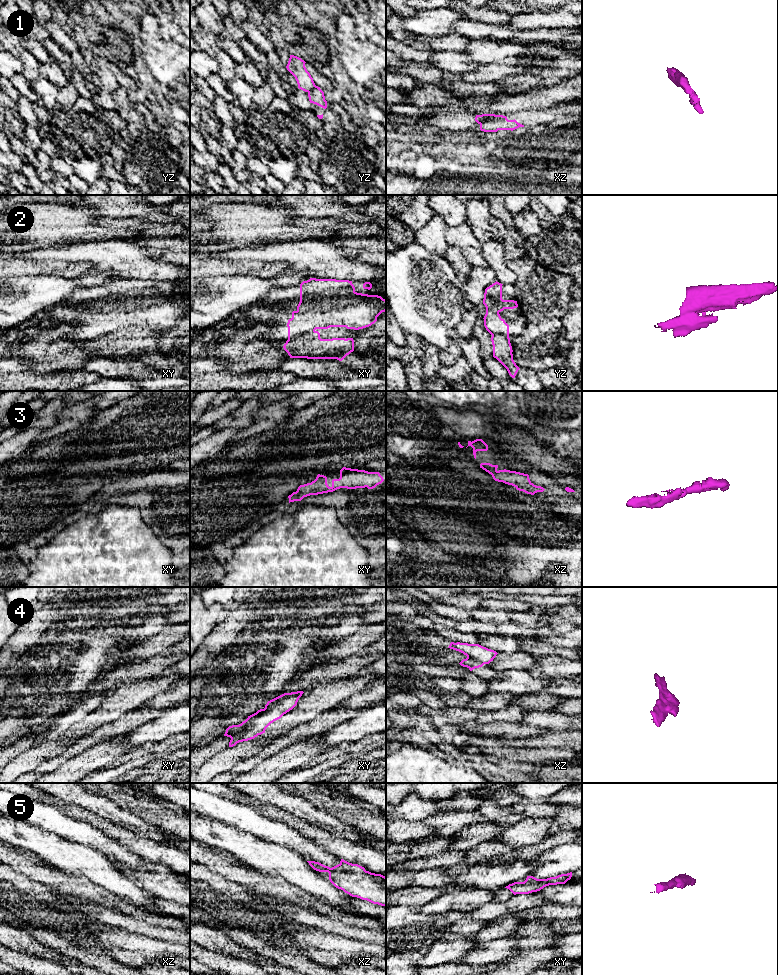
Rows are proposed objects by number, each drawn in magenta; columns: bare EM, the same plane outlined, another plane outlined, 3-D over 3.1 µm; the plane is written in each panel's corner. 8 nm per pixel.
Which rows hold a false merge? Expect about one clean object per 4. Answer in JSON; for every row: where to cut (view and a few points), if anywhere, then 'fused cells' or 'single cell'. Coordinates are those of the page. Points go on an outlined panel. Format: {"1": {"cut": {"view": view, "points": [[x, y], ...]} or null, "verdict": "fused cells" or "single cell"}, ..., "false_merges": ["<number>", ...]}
{"1": {"cut": {"view": "xz", "points": [[496, 115], [485, 118], [479, 123]]}, "verdict": "fused cells"}, "2": {"cut": {"view": "xy", "points": [[314, 329], [291, 337], [288, 340]]}, "verdict": "fused cells"}, "3": {"cut": null, "verdict": "single cell"}, "4": {"cut": {"view": "xy", "points": [[283, 694], [269, 708], [257, 712]]}, "verdict": "fused cells"}, "5": {"cut": null, "verdict": "single cell"}, "false_merges": ["1", "2", "4"]}

